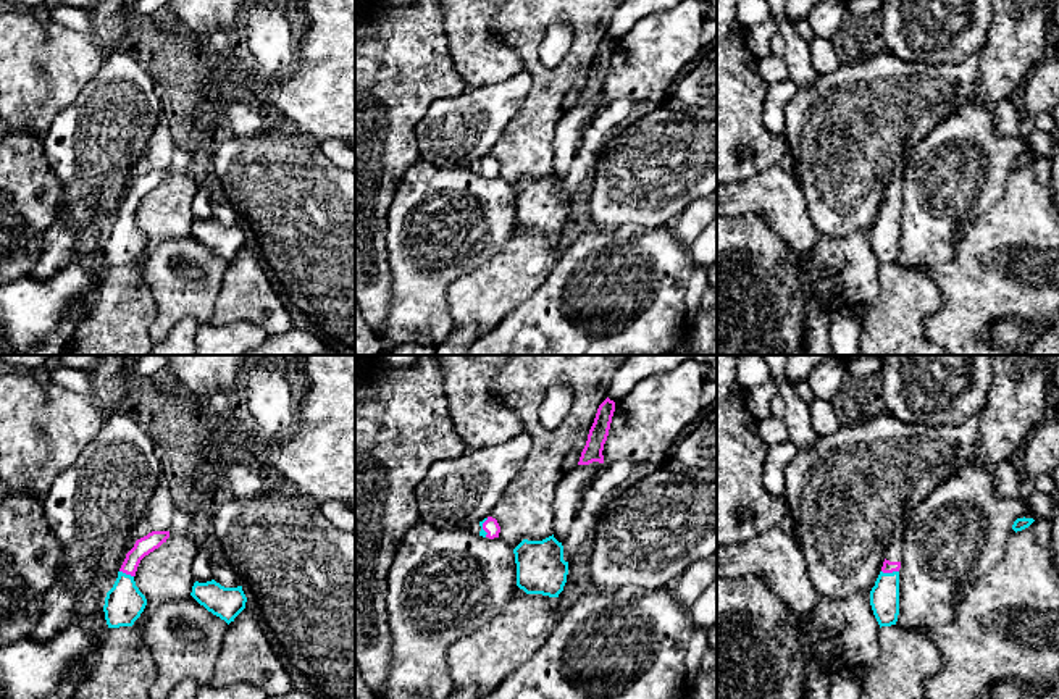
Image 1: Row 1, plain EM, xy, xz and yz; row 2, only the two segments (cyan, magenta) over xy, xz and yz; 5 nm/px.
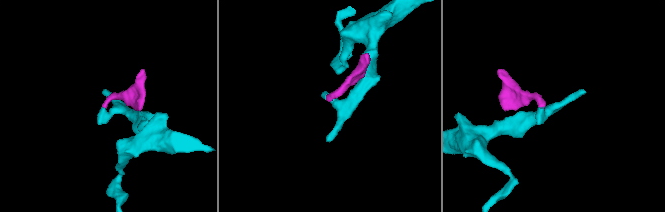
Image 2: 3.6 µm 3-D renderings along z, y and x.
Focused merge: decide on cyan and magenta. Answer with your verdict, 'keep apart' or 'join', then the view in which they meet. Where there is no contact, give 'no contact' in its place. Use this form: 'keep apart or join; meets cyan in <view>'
join; meets cyan in yz

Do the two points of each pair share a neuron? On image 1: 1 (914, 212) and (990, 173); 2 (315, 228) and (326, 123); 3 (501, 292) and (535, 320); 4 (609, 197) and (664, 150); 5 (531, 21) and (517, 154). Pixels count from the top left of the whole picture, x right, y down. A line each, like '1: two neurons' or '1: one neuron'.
1: one neuron
2: two neurons
3: two neurons
4: one neuron
5: one neuron

